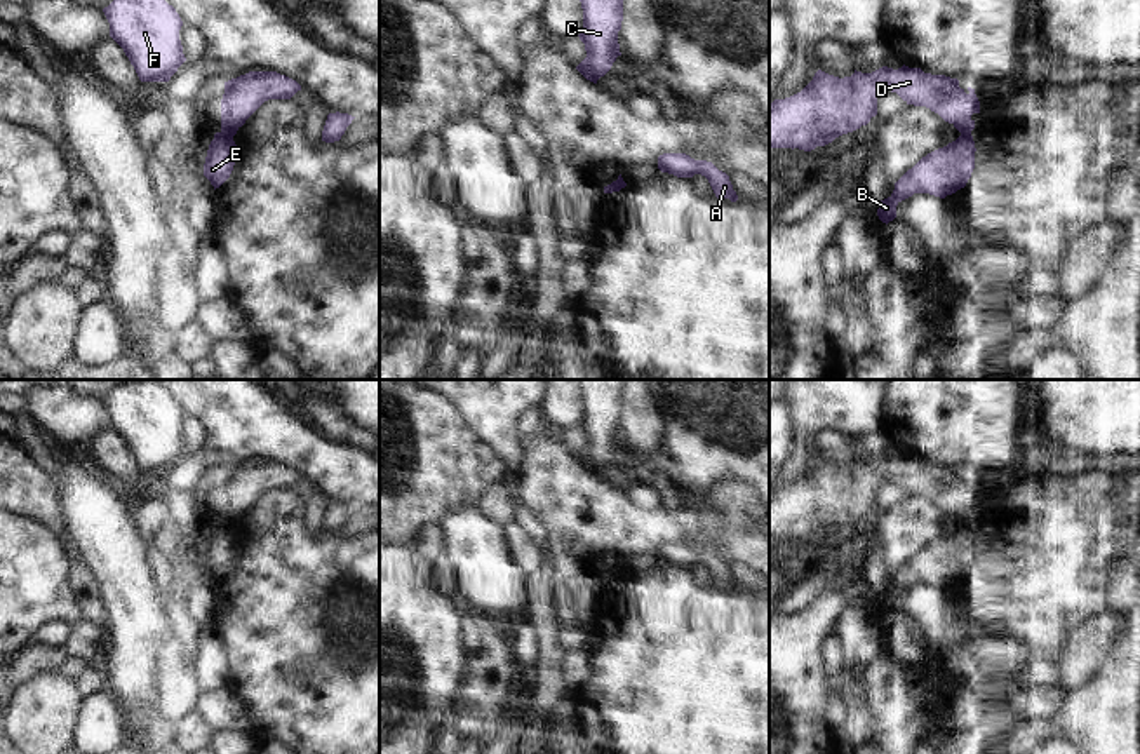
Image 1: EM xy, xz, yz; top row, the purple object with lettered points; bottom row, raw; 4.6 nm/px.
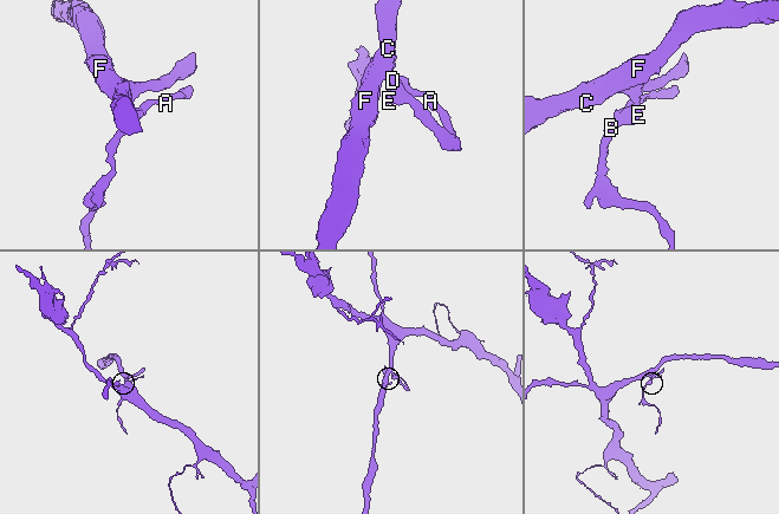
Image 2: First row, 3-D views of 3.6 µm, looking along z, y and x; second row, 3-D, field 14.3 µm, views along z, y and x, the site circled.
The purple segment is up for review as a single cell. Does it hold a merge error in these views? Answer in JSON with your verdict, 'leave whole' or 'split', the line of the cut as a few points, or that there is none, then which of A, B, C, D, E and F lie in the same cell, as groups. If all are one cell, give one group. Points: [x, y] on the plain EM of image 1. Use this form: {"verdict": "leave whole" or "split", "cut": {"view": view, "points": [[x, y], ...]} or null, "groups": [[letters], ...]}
{"verdict": "split", "cut": {"view": "xy", "points": [[221, 521], [232, 526]]}, "groups": [["A", "B", "E"], ["C", "D", "F"]]}

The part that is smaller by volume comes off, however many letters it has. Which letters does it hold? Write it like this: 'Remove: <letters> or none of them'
Remove: A, B, E

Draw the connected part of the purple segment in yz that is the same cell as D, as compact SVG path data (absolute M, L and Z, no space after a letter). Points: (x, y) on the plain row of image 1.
M921 458L855 460L844 468L818 460L801 482L769 495L769 540L811 542L867 515L877 505L882 481L896 482L907 495L929 498L961 524L975 519L971 505L980 503L975 479L968 477L966 484L957 468L924 463Z

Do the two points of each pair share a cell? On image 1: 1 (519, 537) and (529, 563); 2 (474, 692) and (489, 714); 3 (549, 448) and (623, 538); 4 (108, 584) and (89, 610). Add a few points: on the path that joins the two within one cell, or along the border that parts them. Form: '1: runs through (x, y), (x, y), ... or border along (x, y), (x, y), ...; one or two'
1: runs through (519, 544), (528, 556); one
2: runs through (479, 697), (488, 709); one
3: runs through (554, 471), (601, 516); one
4: border along (82, 561), (105, 608), (103, 627); two

